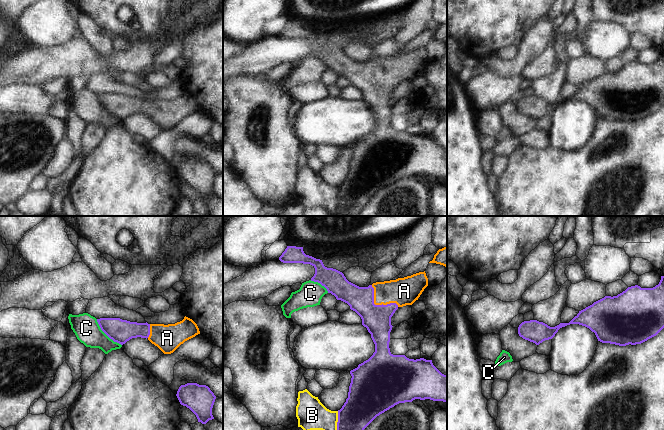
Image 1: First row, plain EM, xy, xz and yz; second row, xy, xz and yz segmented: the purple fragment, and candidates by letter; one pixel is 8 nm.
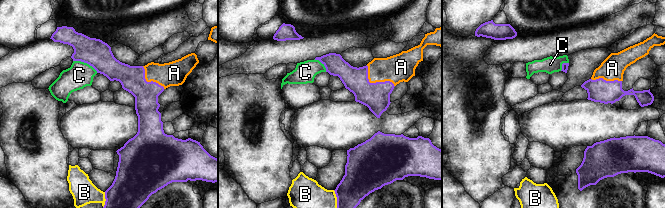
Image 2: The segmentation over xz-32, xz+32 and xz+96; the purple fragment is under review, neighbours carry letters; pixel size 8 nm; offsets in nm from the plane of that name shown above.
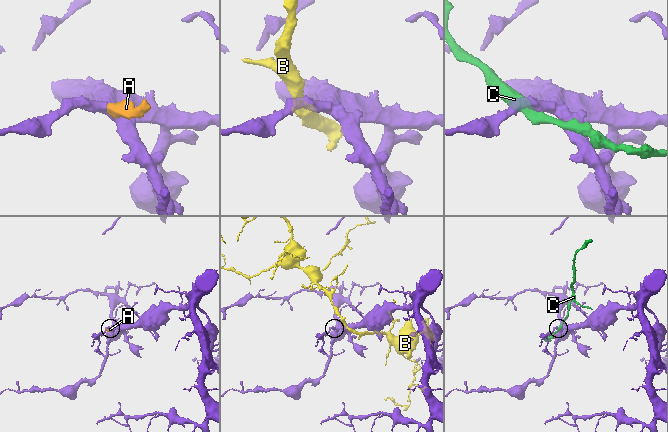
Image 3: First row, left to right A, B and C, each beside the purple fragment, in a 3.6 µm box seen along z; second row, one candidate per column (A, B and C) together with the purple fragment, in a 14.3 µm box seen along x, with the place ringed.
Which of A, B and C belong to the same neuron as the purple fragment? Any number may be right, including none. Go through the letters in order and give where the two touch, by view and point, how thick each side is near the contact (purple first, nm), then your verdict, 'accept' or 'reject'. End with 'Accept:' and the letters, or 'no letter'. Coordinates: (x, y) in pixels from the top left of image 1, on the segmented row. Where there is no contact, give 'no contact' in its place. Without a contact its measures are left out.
A: xz (377, 305) | 220/220 nm | accept
B: xz (338, 420) | 280/240 nm | reject
C: xy (106, 334) | 190/200 nm | reject
Accept: A

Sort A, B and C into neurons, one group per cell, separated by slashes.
A / B / C

